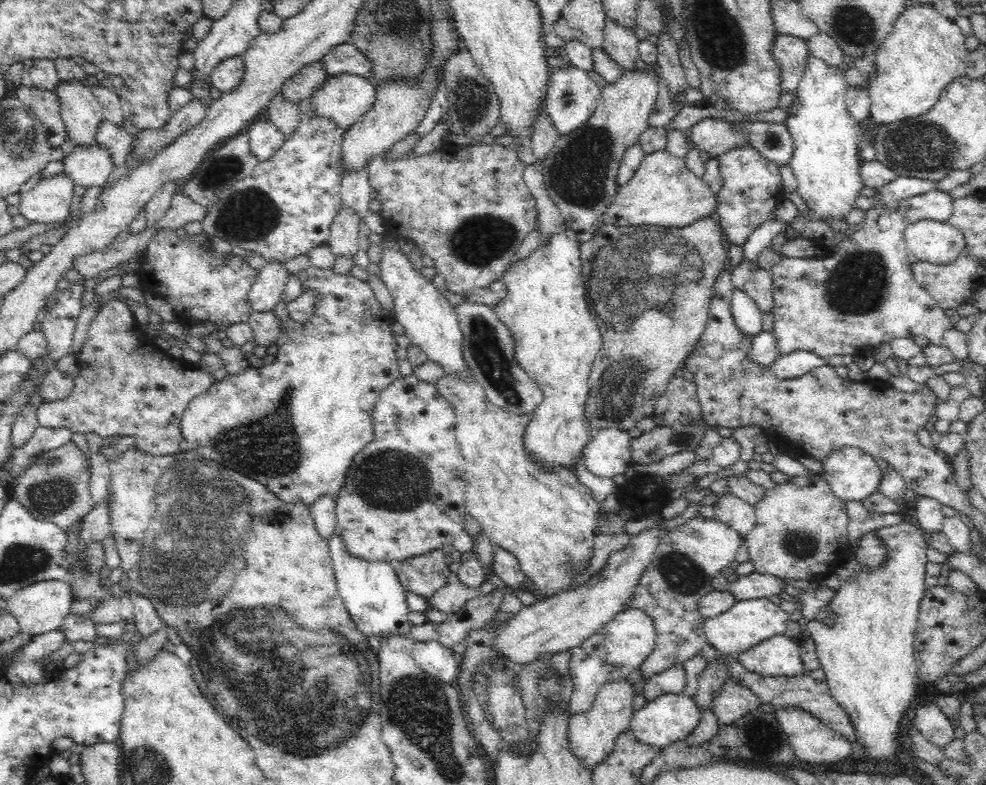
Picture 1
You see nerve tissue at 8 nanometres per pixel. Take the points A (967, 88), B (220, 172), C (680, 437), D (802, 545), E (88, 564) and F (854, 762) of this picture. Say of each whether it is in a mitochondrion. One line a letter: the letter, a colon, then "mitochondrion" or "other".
A: other
B: mitochondrion
C: mitochondrion
D: mitochondrion
E: mitochondrion
F: other

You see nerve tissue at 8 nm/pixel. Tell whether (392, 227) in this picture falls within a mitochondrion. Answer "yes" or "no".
no

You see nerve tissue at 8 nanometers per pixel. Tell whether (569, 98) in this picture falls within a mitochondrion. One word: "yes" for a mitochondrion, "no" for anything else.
yes

